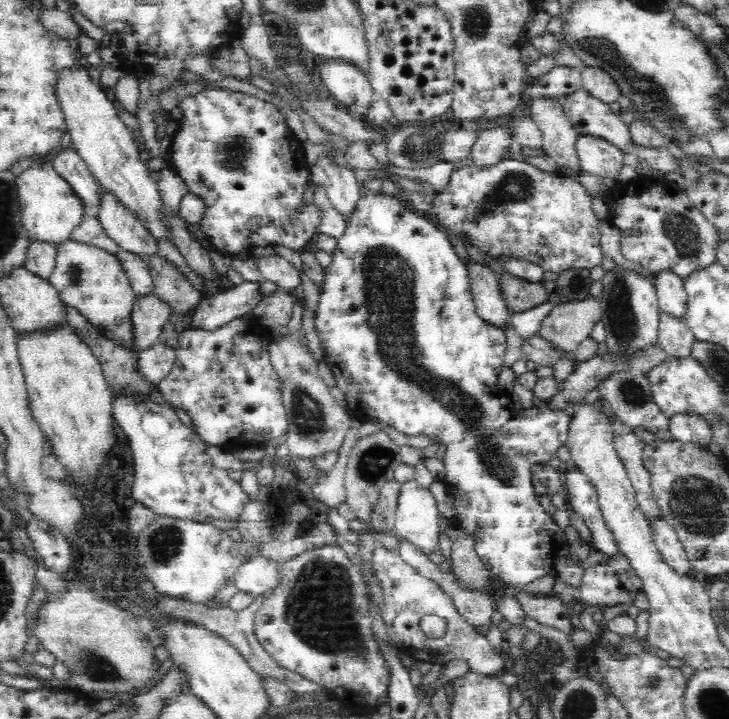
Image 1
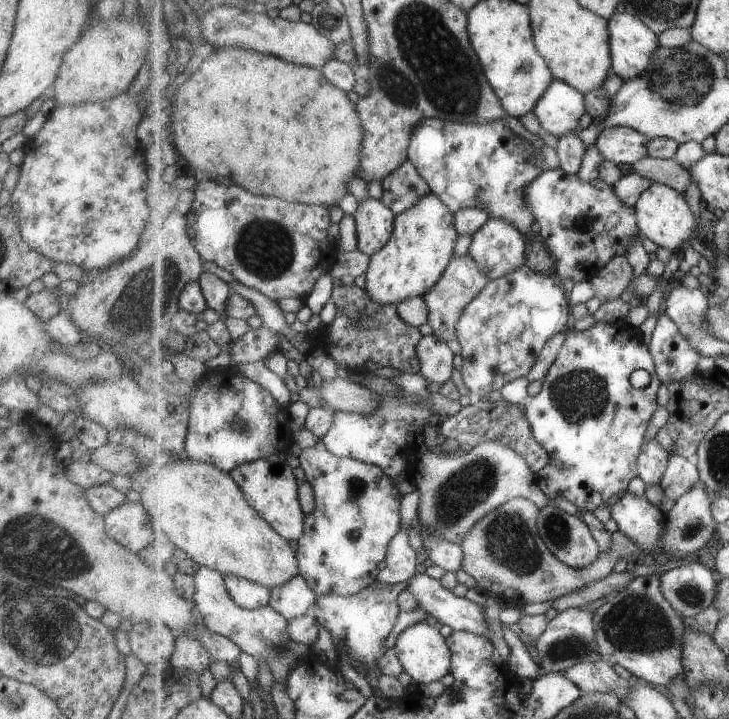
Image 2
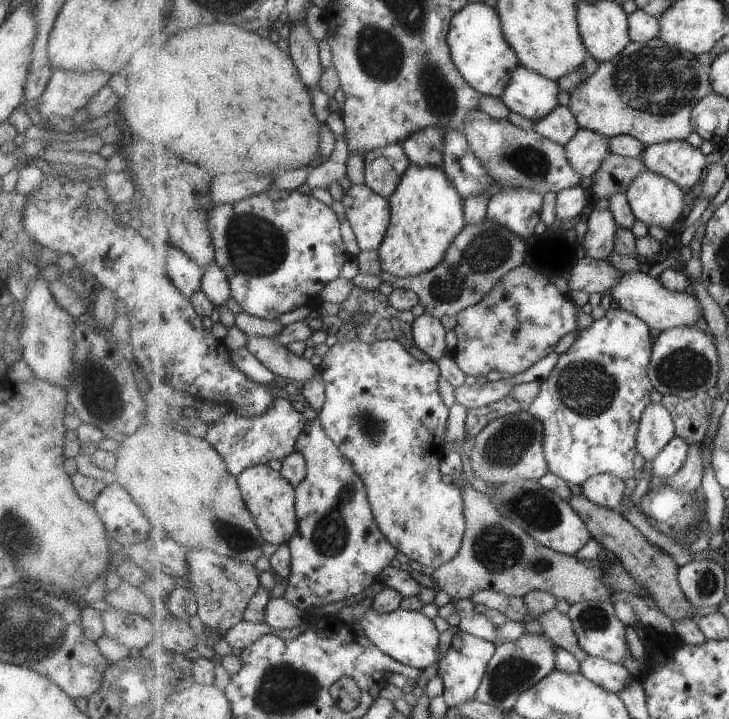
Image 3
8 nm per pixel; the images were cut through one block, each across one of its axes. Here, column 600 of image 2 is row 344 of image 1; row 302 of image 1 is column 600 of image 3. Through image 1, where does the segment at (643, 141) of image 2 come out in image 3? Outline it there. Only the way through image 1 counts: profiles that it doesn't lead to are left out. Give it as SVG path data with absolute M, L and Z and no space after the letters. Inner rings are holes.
M580 129L566 144L569 160L582 177L592 177L612 153L610 137L591 129Z

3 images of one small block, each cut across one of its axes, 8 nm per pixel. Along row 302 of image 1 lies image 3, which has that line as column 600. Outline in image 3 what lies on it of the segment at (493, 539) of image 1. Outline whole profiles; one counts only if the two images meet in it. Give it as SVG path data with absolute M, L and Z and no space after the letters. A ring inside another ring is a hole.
M618 307L609 308L591 326L581 329L571 348L559 355L549 376L541 381L541 392L529 408L529 412L544 426L544 449L549 473L560 476L570 486L579 487L600 474L609 473L623 480L637 474L633 460L638 453L638 430L641 417L651 404L651 394L656 390L648 373L653 347L649 323Z

